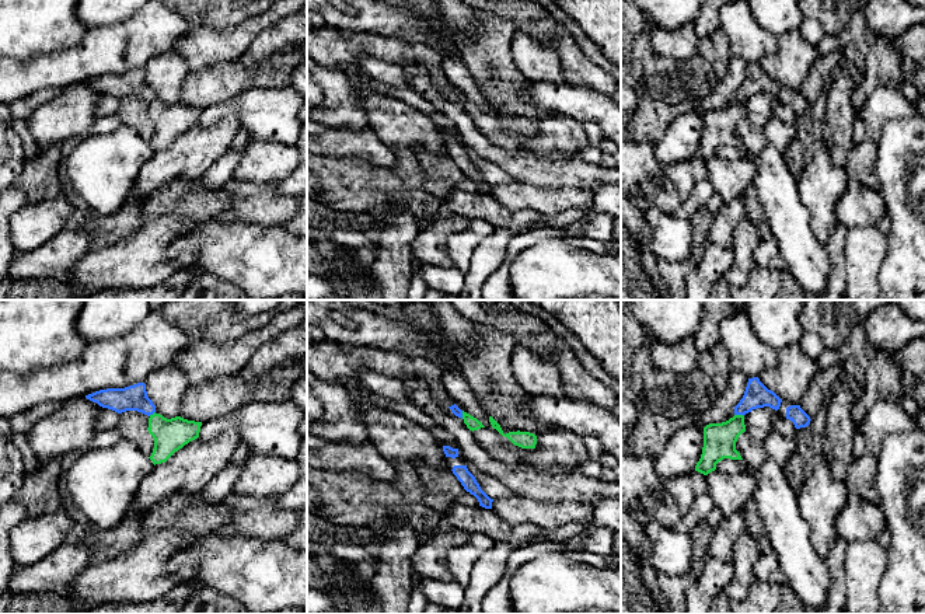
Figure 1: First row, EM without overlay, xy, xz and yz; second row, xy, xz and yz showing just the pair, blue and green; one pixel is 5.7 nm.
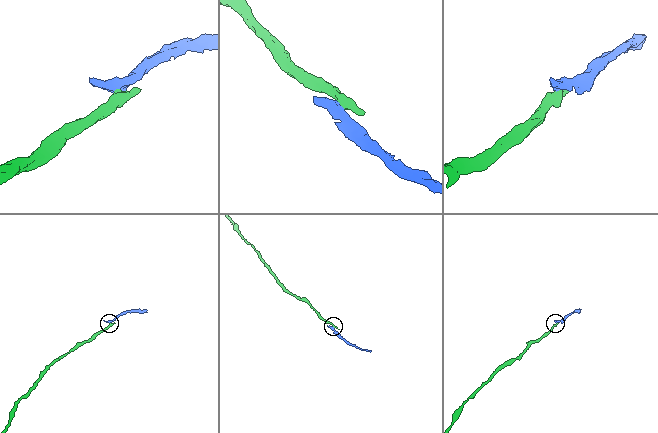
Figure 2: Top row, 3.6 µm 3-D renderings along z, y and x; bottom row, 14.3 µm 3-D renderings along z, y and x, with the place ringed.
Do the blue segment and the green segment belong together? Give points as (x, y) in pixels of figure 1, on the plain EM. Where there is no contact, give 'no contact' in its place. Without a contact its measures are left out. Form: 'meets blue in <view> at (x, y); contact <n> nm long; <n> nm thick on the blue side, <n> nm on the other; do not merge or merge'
meets blue in yz at (739, 100); contact 60 nm long; 140 nm thick on the blue side, 190 nm on the other; do not merge

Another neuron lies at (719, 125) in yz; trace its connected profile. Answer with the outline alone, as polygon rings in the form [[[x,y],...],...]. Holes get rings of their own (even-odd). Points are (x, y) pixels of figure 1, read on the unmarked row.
[[[734,101],[722,109],[709,109],[704,114],[704,133],[695,157],[708,161],[716,156],[723,144],[743,146],[736,136],[739,122],[746,118],[744,102]]]

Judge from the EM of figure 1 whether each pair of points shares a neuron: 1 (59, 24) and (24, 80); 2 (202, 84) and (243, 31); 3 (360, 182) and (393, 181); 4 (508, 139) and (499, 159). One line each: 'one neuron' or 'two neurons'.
1: two neurons
2: two neurons
3: one neuron
4: two neurons

